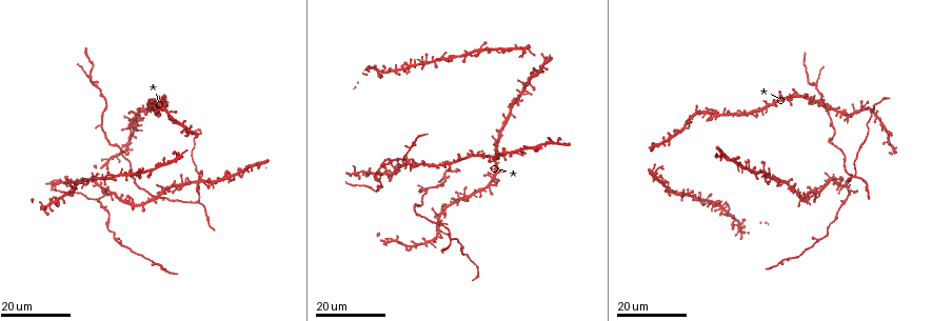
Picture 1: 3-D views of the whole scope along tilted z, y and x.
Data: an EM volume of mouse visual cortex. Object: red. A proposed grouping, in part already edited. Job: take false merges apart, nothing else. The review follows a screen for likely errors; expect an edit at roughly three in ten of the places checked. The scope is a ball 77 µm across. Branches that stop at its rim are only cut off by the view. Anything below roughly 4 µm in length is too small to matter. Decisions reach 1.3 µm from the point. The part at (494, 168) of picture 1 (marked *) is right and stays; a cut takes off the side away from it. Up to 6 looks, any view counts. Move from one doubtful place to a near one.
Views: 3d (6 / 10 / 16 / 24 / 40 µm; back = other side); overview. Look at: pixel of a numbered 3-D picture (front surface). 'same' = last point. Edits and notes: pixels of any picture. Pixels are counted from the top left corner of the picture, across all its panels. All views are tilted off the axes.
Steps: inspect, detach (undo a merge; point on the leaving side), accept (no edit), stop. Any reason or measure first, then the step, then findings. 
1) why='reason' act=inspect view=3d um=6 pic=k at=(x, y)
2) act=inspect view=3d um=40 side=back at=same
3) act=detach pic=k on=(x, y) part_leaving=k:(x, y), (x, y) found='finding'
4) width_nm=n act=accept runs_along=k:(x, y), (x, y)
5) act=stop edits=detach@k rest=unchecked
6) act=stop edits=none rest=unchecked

act=inspect view=3d um=24 pic=1 at=(104, 210)

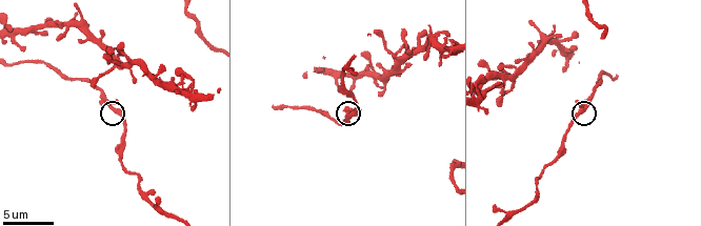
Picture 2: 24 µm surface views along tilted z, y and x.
why='closer look' act=inspect view=3d um=10 pic=2 at=(350, 114)

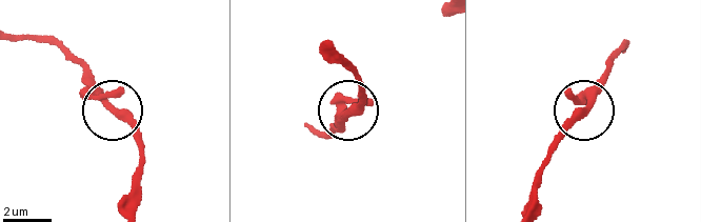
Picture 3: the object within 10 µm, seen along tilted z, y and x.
side_arm_um=19 arms=3 act=accept found='one neuron here'

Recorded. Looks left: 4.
why='thick turns thin' act=inspect view=3d um=16 pic=1 at=(842, 154)

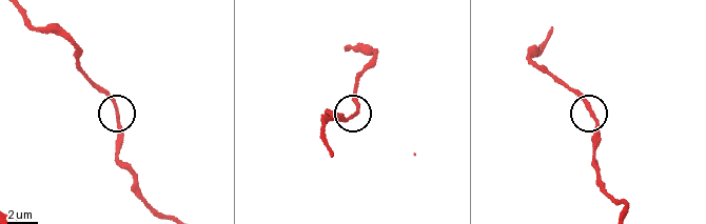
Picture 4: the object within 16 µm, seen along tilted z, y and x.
act=inspect view=3d um=10 pic=4 at=(596, 117)

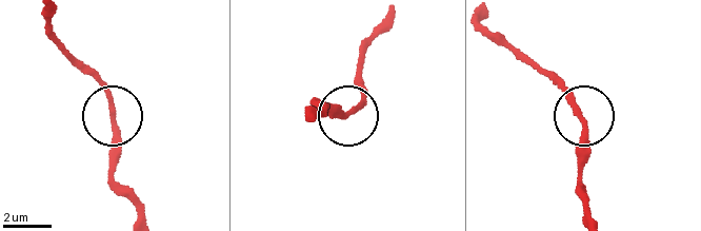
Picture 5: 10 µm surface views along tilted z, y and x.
act=inspect view=3d um=6 pic=5 at=(113, 119)

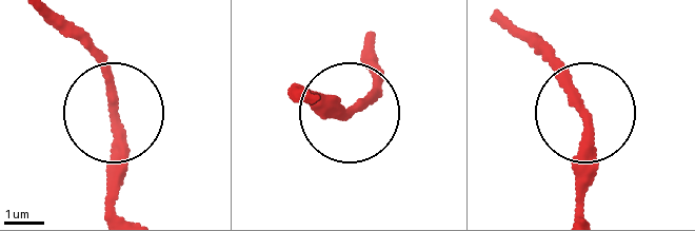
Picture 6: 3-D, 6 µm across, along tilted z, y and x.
act=accept found='continuous, no second neuron'

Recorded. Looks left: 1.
act=stop edits=none rest=unchecked

